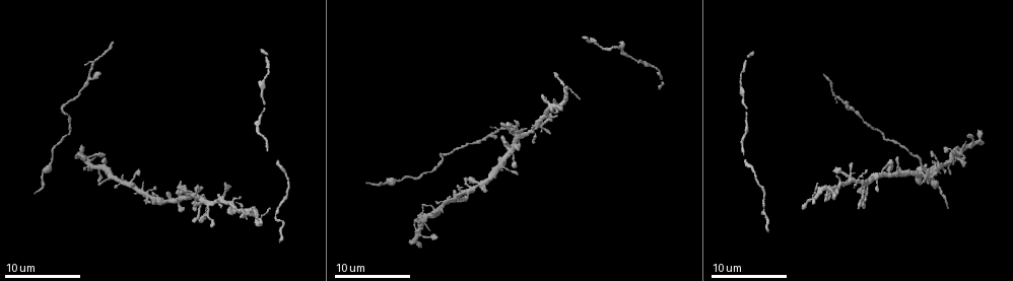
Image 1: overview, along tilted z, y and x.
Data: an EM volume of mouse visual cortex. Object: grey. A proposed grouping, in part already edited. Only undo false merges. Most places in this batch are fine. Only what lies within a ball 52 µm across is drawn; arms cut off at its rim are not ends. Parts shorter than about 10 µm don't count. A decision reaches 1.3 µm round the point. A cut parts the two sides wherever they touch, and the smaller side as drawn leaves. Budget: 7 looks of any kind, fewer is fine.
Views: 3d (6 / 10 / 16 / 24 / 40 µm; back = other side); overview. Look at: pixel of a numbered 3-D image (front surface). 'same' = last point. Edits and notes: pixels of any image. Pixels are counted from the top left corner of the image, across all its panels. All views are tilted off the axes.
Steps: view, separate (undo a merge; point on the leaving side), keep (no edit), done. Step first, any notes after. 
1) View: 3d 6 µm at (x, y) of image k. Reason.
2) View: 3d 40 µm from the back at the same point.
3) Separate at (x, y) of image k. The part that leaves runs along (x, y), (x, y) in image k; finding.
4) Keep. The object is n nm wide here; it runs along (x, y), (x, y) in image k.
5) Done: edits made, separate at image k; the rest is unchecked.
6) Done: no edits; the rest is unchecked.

View: 3d 16 µm at (533, 131) of image 1. Thin neck.

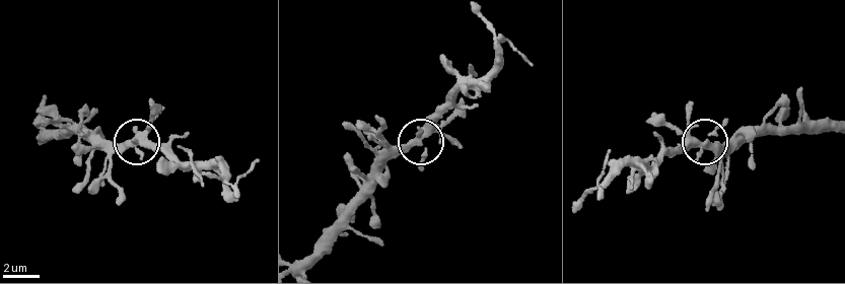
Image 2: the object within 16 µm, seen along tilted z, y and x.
Keep. 4 arms meet here; it runs along (362, 202), (383, 163), (404, 147), (423, 141), (436, 107) in image 2; all the same neuron.

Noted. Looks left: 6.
View: 3d 10 µm at (507, 155) of image 1. Four or more arms meet.

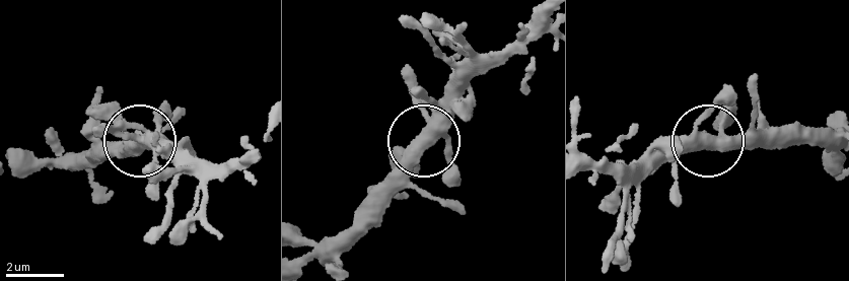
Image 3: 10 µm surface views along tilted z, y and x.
Keep. It runs along (427, 145), (449, 75) in image 3; all the same neuron.

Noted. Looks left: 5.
View: 3d 10 µm at (259, 220) of image 1. Thick turns thin.

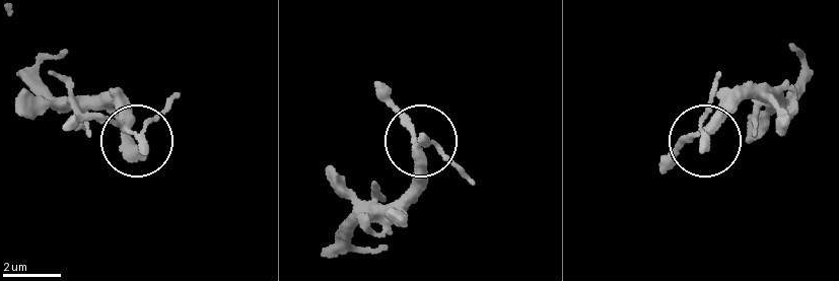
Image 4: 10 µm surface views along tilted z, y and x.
Keep. 3 arms meet here; it runs along (43, 87), (106, 99), (129, 133), (103, 115), (71, 120) in image 4; all the same neuron.

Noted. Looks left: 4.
Done: no edits; the rest is unchecked.

